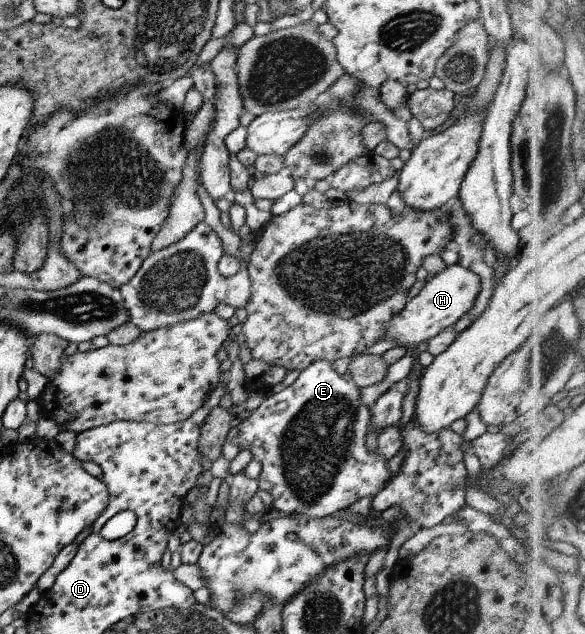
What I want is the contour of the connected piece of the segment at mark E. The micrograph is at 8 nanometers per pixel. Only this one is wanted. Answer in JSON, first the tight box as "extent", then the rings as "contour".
{"extent":[234,359,388,518],"contour":[[[315,359],[297,376],[291,385],[272,393],[239,423],[234,444],[249,450],[251,457],[259,461],[261,471],[256,482],[258,489],[272,497],[272,506],[285,515],[301,515],[309,518],[339,516],[350,503],[372,493],[373,497],[388,482],[387,460],[375,451],[367,451],[365,435],[369,425],[369,409],[359,401],[359,388],[348,378],[331,369],[332,362]]]}

